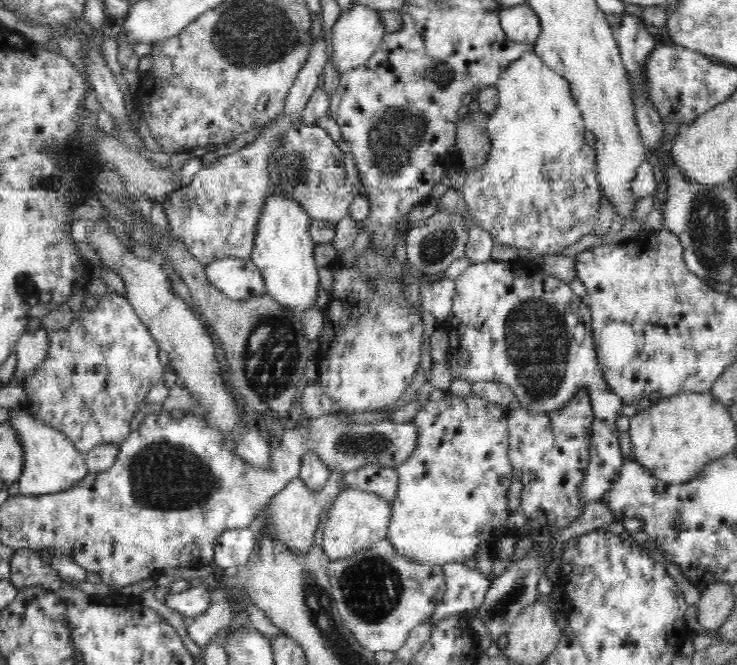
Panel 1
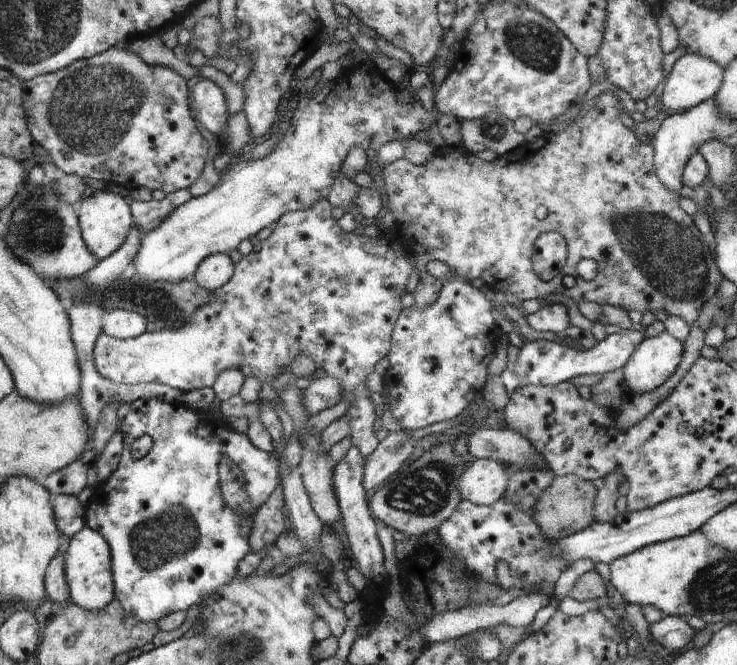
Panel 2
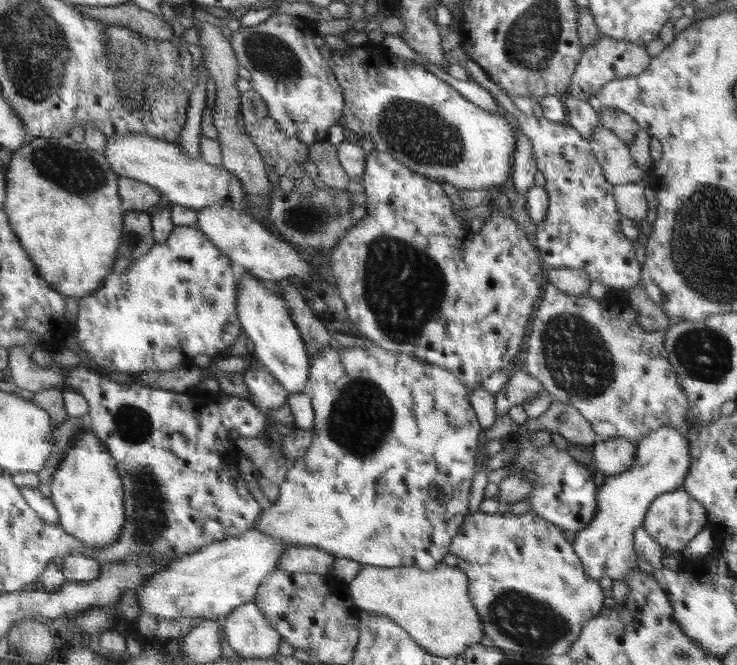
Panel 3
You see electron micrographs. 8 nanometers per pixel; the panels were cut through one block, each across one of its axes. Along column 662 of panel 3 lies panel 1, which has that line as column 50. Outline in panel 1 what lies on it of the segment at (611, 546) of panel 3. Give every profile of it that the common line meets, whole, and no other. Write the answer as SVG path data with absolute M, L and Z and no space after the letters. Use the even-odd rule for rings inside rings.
M20 406L9 409L6 423L18 431L23 445L25 464L18 480L20 495L42 497L60 493L78 486L89 473L85 453L80 452L64 433L28 416Z

